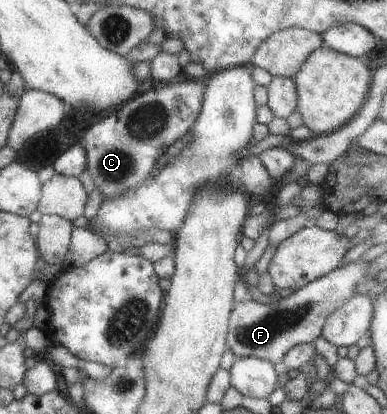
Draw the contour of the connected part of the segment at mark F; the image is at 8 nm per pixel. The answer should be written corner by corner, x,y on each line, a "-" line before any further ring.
356,260
342,265
274,303
258,303
249,296
238,303
233,303
228,317
225,347
230,349
235,359
253,356
270,361
276,366
288,349
294,345
313,342
320,336
326,317
336,307
346,303
356,292
356,285
366,279
364,275
370,262

